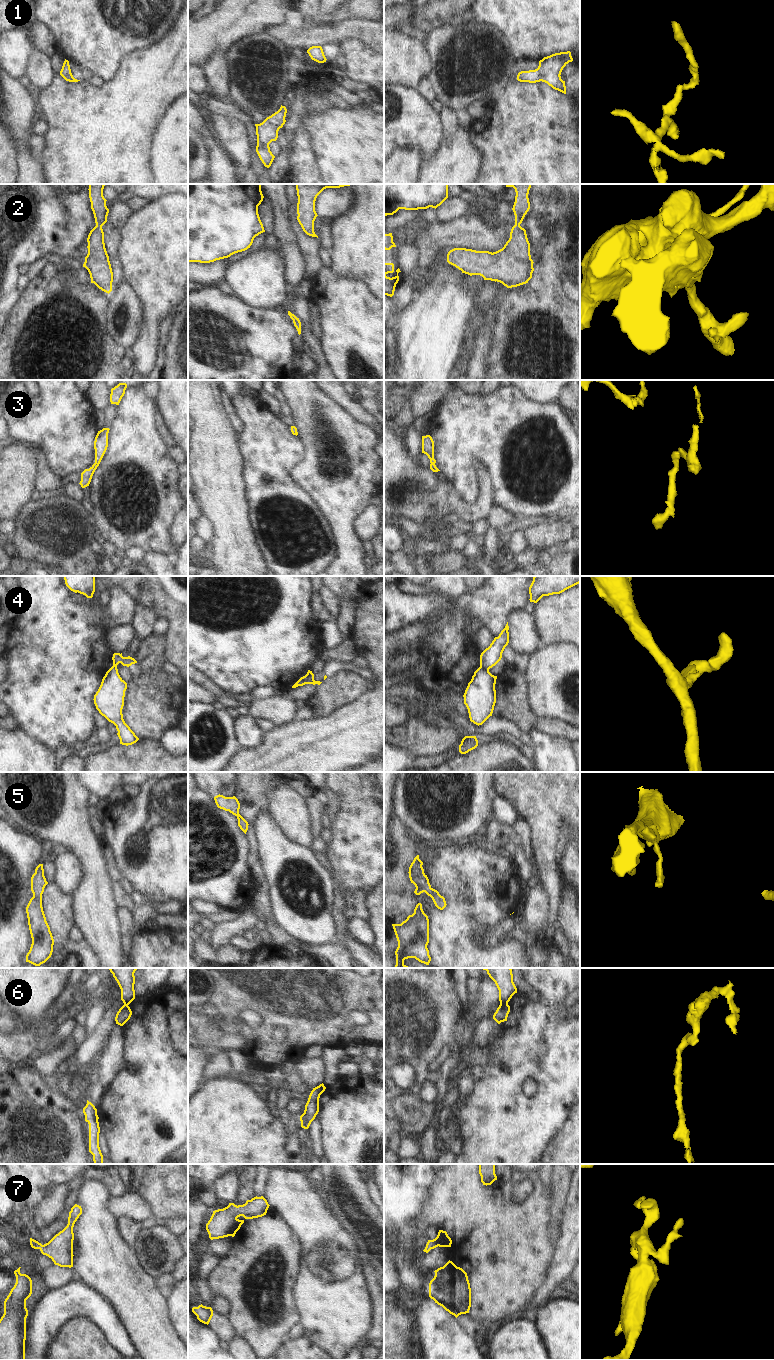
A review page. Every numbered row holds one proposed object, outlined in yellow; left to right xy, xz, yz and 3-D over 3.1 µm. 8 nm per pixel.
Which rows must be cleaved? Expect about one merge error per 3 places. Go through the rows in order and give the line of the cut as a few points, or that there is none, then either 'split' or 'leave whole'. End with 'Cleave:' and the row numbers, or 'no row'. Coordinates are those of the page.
1: no cut | leave whole
2: no cut | leave whole
3: no cut | leave whole
4: xz (311, 672), (305, 683) | split
5: no cut | leave whole
6: yz (507, 1003), (500, 1005) | split
7: no cut | leave whole
Cleave: 4, 6

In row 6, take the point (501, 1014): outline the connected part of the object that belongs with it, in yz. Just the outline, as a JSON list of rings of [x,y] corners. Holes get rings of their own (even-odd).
[[[508,1004],[499,1005],[499,1007],[497,1008],[496,1012],[493,1015],[493,1019],[498,1024],[507,1021],[509,1012],[510,1012],[510,1006]]]

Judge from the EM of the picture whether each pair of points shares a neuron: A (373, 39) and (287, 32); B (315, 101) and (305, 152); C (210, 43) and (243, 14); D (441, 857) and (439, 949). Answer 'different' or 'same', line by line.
A: same
B: same
C: same
D: same

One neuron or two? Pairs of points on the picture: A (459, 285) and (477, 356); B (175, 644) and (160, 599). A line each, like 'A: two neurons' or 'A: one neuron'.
A: two neurons
B: one neuron

